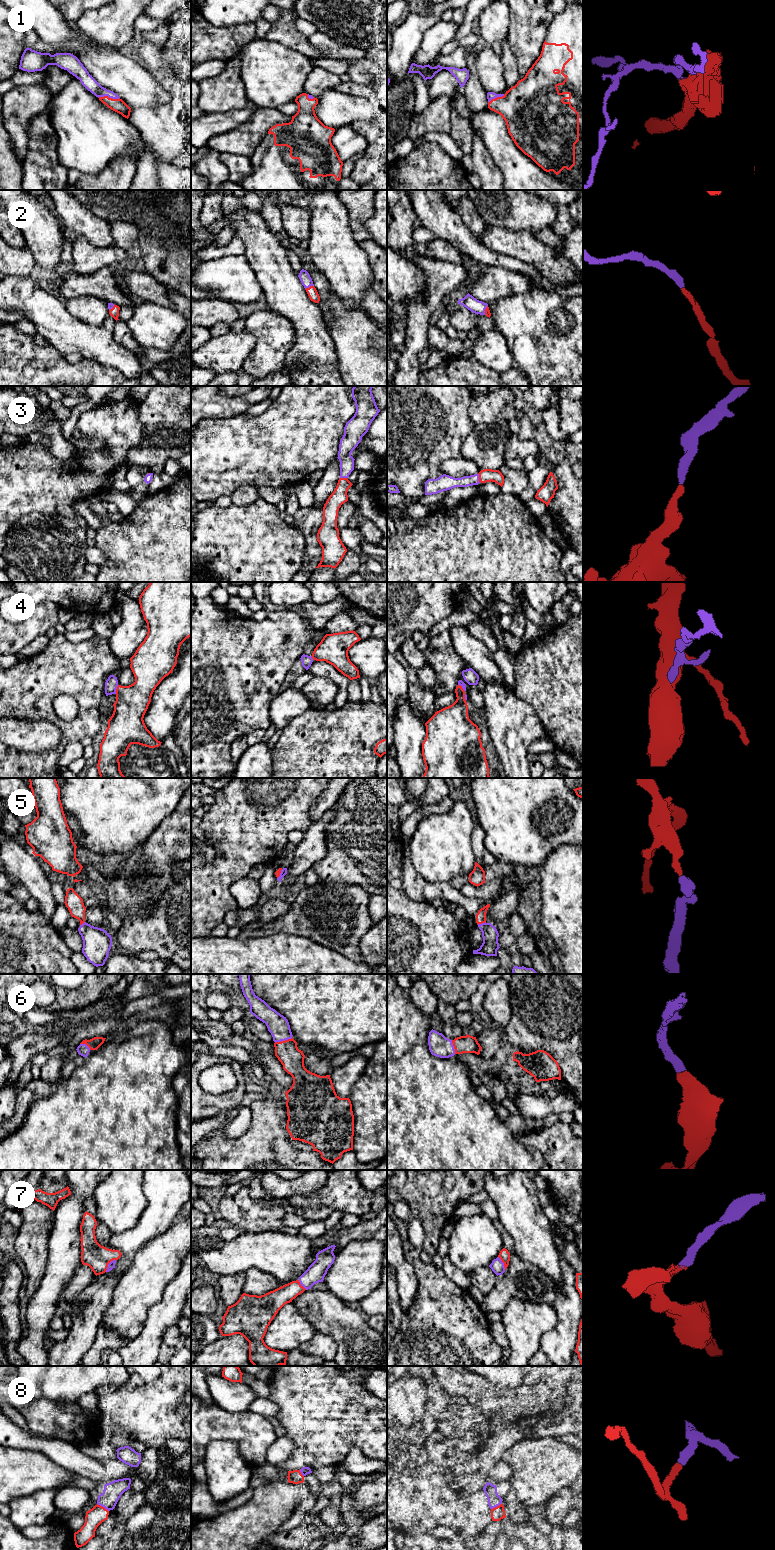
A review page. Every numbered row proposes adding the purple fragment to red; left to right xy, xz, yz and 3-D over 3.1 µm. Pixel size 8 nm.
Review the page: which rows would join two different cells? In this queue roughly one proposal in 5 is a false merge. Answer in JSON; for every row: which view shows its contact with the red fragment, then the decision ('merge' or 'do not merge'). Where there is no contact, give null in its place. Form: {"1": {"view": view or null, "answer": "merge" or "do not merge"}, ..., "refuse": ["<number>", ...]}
{"1": {"view": "xy", "answer": "merge"}, "2": {"view": "xz", "answer": "merge"}, "3": {"view": "yz", "answer": "merge"}, "4": {"view": "xy", "answer": "merge"}, "5": {"view": "yz", "answer": "merge"}, "6": {"view": "xz", "answer": "merge"}, "7": {"view": "xy", "answer": "merge"}, "8": {"view": "xy", "answer": "merge"}, "refuse": []}

